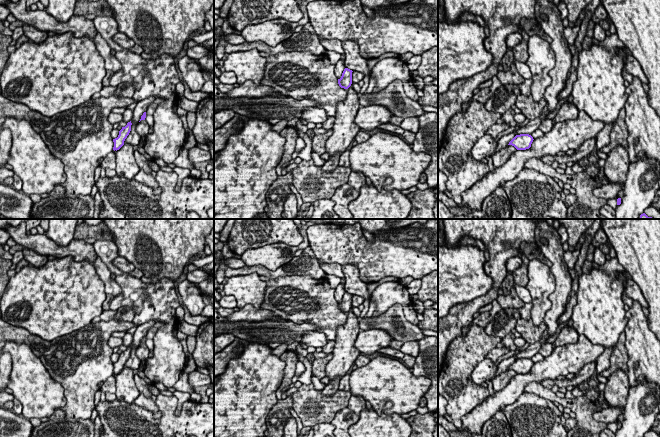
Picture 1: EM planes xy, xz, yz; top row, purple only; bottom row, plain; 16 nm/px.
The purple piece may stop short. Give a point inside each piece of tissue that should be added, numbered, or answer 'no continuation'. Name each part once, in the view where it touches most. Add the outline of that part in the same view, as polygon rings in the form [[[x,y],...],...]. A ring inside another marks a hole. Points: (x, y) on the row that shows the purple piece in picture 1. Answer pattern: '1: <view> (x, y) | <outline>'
no continuation

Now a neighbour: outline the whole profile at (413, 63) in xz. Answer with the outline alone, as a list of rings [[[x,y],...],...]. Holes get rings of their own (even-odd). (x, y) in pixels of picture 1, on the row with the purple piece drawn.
[[[414,55],[411,59],[406,61],[407,67],[410,71],[417,70],[421,63],[421,55]]]

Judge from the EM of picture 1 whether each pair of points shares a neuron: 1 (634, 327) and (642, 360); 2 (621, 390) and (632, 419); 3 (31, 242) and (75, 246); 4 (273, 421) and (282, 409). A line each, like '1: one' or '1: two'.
1: one
2: two
3: one
4: one

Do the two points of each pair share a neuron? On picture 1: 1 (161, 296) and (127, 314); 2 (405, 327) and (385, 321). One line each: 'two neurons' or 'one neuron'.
1: two neurons
2: one neuron

